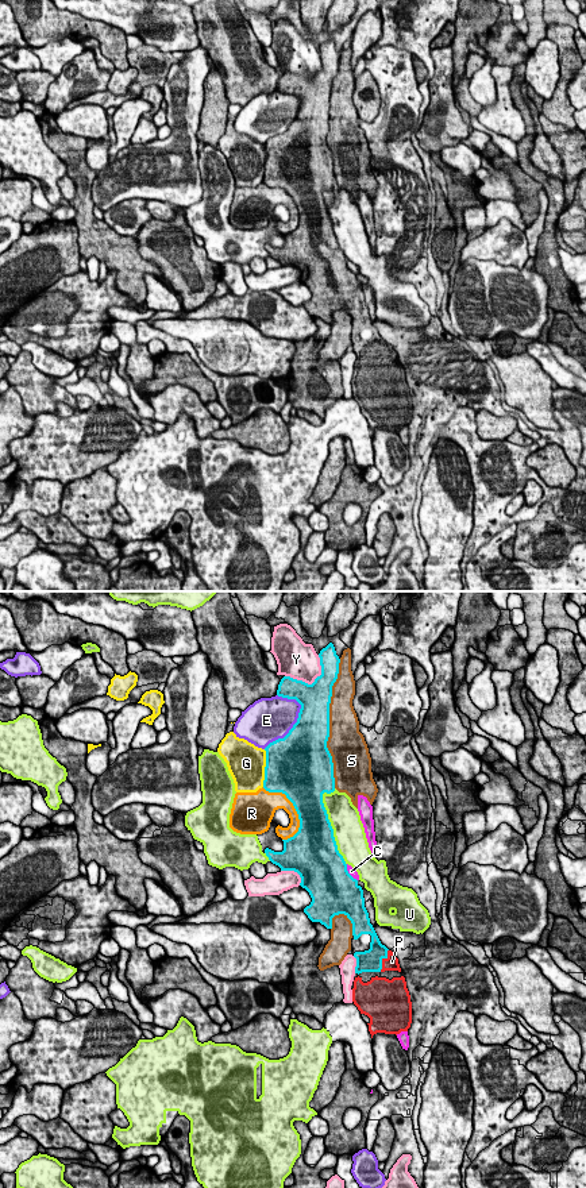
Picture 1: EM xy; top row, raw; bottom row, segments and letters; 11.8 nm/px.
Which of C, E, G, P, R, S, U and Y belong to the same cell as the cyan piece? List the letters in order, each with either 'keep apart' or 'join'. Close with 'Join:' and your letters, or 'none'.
C: keep apart
E: keep apart
G: keep apart
P: join
R: keep apart
S: keep apart
U: keep apart
Y: keep apart
Join: P

